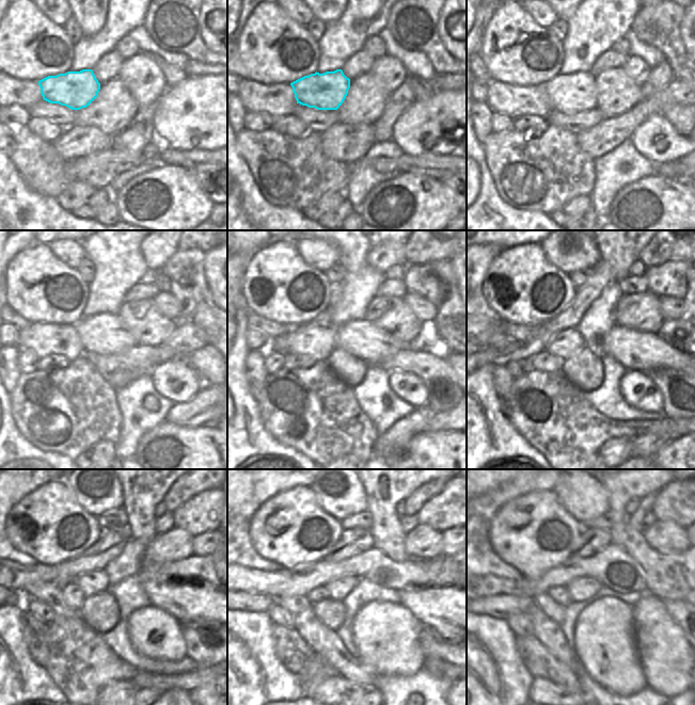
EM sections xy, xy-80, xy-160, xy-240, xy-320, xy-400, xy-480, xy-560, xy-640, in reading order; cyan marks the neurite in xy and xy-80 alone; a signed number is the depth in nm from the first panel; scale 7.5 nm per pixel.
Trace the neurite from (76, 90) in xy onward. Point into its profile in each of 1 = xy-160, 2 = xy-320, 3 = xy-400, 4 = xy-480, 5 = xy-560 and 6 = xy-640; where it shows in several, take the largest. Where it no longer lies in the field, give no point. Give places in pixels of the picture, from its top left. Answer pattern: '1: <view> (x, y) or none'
1: xy-160 (577, 92)
2: xy-320 (370, 343)
3: xy-400 (635, 350)
4: xy-480 (188, 603)
5: xy-560 (444, 609)
6: xy-640 (683, 613)

